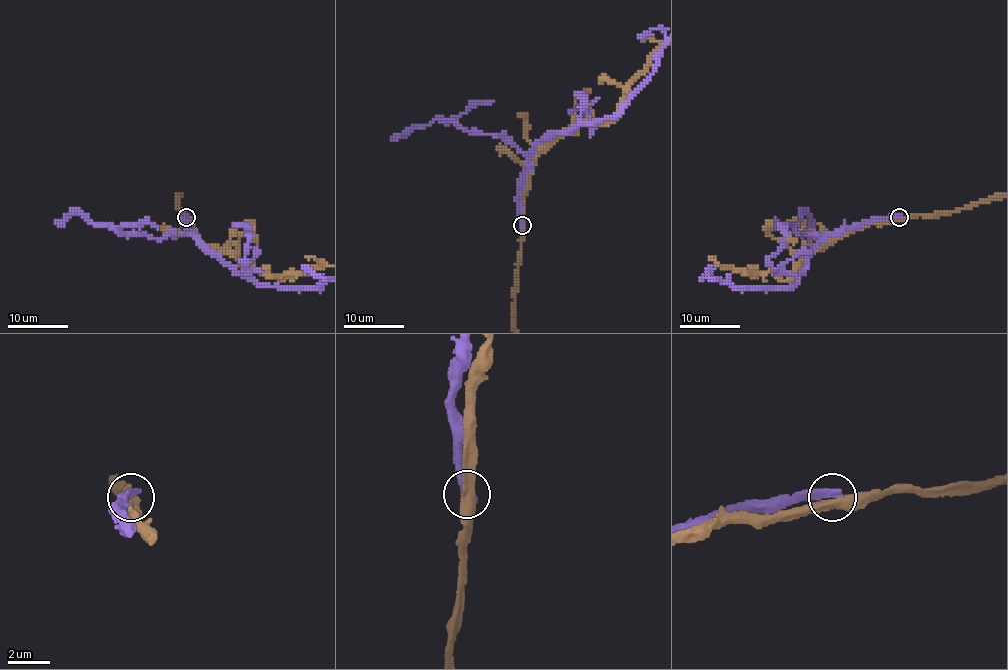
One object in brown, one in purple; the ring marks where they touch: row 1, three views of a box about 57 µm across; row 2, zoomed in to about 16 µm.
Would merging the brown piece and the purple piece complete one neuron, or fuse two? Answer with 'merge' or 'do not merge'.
do not merge

